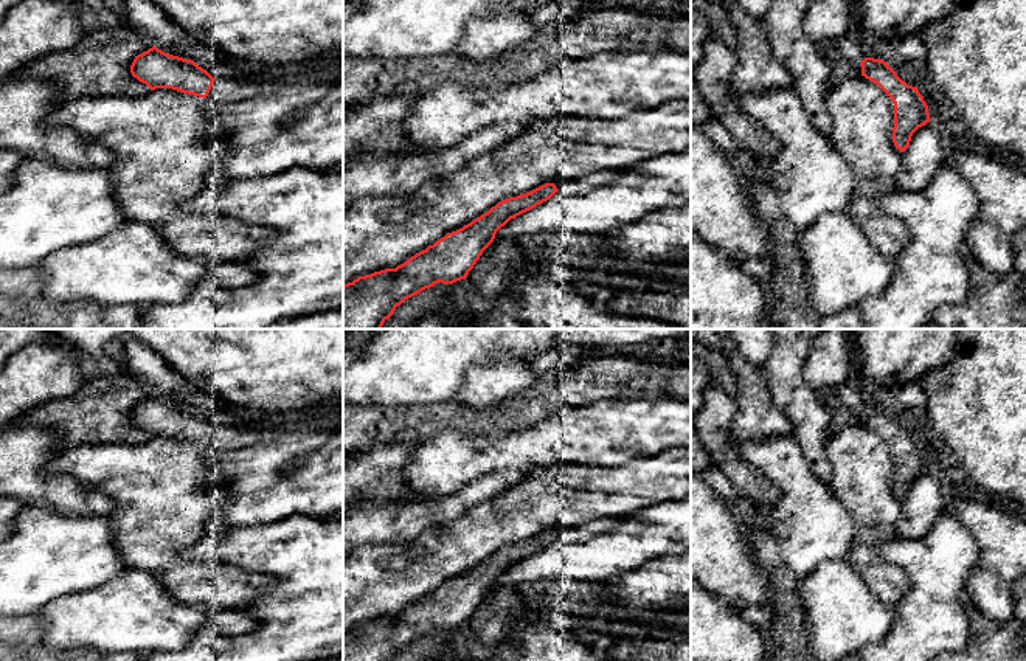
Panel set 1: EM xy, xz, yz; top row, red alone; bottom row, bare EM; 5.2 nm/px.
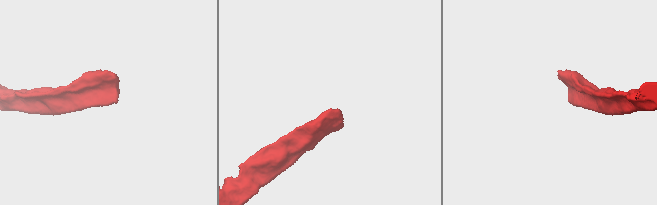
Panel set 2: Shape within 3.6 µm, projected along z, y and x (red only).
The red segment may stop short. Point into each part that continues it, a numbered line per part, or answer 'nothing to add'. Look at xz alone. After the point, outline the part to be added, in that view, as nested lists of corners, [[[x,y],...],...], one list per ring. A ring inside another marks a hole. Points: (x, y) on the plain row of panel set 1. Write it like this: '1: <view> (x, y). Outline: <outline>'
1: xz (598, 526). Outline: [[[621,515],[615,517],[604,517],[604,518],[596,518],[591,521],[587,521],[581,526],[563,526],[556,531],[557,537],[563,538],[573,538],[574,542],[585,542],[591,537],[601,535],[608,529],[613,529],[622,523]]]

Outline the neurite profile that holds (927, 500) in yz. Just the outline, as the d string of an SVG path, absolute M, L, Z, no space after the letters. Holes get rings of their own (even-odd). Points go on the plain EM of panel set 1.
M934 470L919 475L903 498L897 535L922 538L933 528L936 518L947 510L950 497L942 478Z

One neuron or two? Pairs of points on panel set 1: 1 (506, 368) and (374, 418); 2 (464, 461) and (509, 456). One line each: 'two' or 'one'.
1: two
2: one

